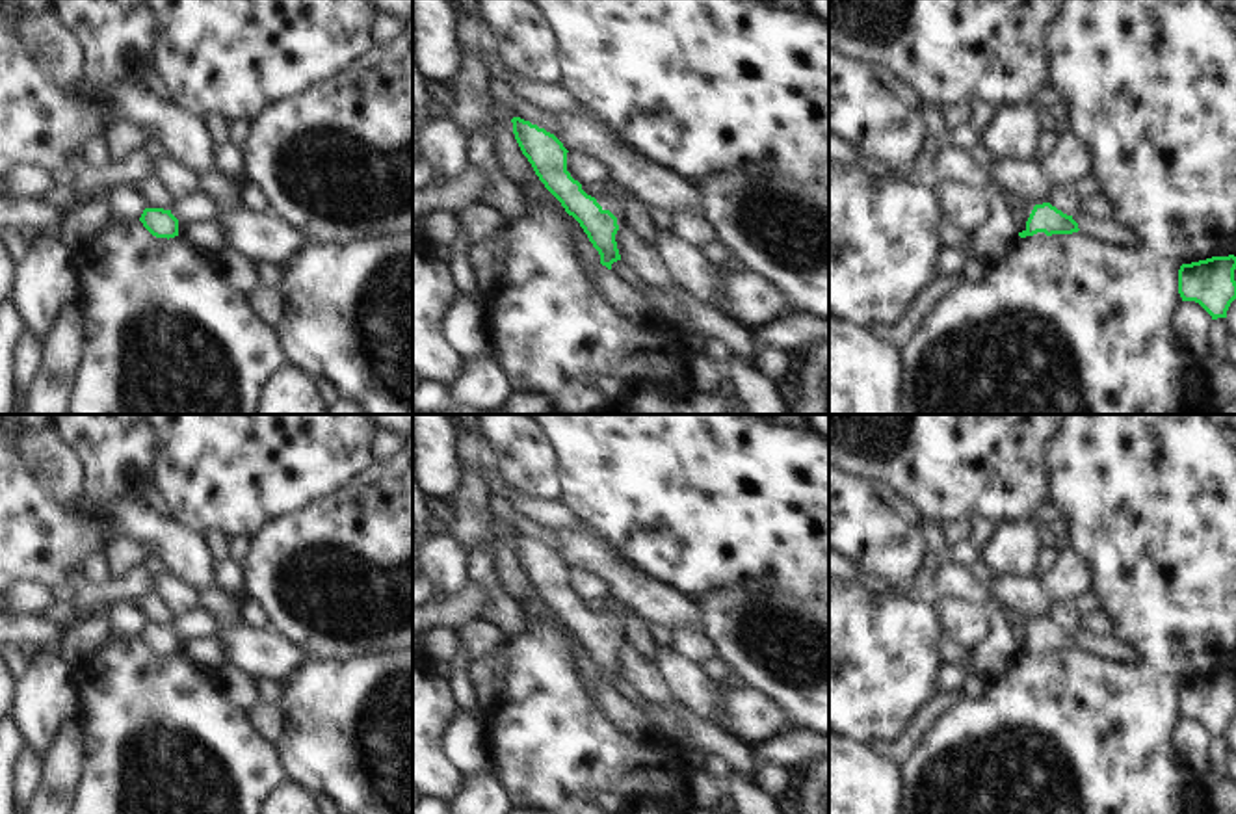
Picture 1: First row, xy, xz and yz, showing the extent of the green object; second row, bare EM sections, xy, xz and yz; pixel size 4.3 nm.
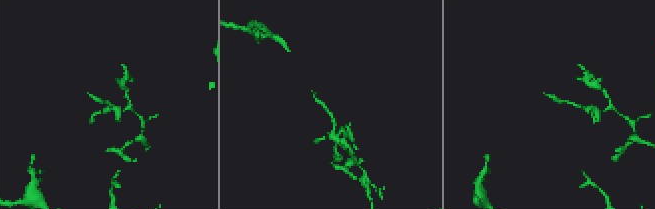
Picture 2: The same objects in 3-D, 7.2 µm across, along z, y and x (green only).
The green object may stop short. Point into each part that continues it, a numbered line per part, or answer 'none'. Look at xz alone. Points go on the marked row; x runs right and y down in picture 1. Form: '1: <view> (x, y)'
1: xz (612, 197)

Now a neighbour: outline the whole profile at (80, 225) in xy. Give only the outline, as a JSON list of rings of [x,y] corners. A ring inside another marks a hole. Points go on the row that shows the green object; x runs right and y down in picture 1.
[[[102,197],[99,201],[87,201],[71,212],[65,212],[58,240],[61,240],[74,256],[80,256],[108,223],[108,199]]]

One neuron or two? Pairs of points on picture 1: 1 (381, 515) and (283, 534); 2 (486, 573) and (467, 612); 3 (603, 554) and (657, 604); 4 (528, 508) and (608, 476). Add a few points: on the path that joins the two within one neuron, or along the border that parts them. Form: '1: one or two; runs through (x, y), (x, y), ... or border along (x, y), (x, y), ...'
1: one; runs through (357, 534), (307, 534)
2: two; border along (469, 580), (487, 591), (487, 601), (478, 616)
3: one; runs through (616, 567), (644, 595)
4: two; border along (560, 498), (590, 528)

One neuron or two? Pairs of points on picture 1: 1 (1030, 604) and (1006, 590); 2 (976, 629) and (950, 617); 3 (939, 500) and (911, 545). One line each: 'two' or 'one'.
1: one
2: one
3: two

